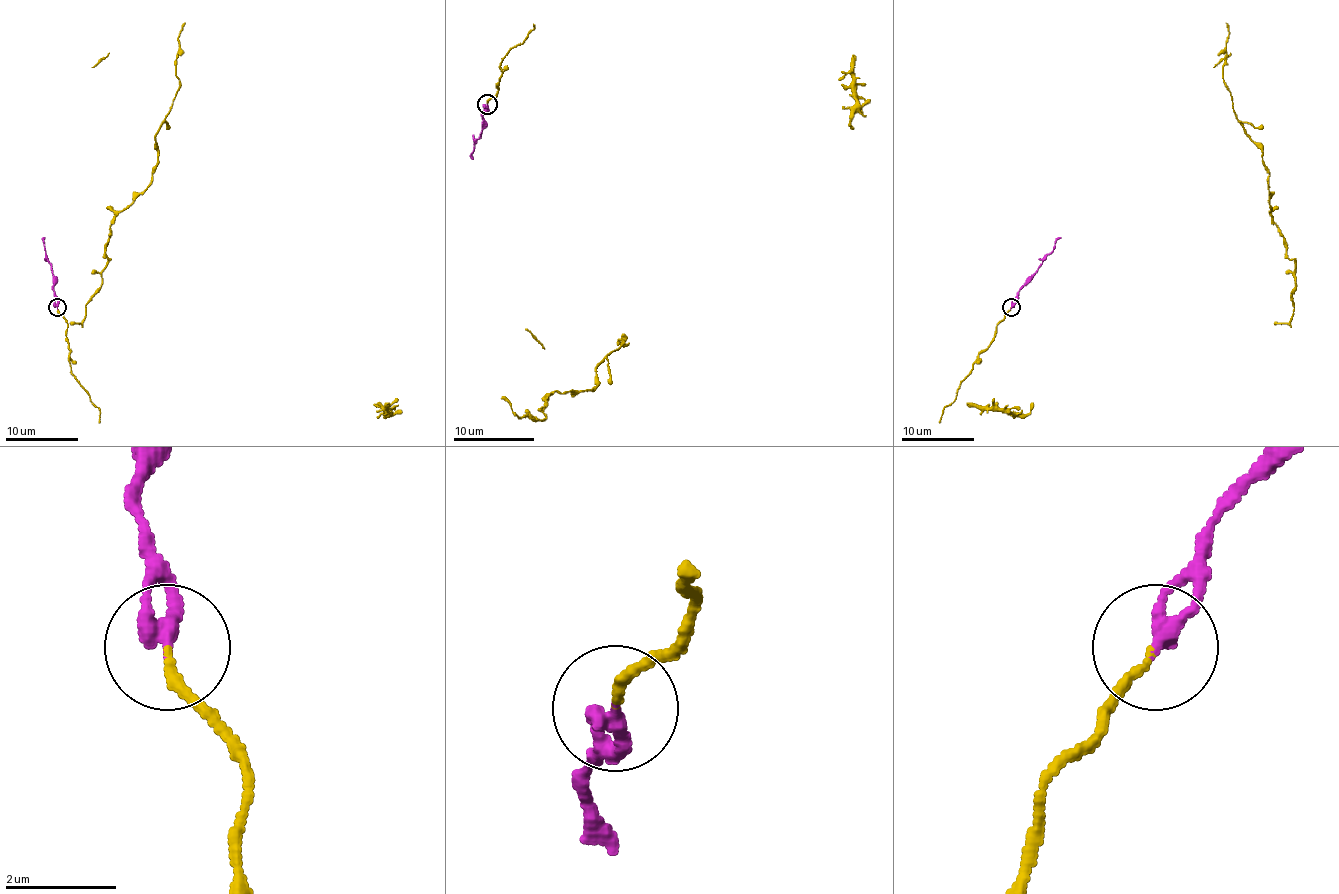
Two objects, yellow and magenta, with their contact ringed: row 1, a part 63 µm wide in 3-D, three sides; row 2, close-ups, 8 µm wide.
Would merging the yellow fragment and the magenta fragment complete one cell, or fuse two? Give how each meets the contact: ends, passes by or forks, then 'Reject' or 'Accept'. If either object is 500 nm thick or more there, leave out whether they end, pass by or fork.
At the ring yellow ends. At the ring magenta ends. Accept

